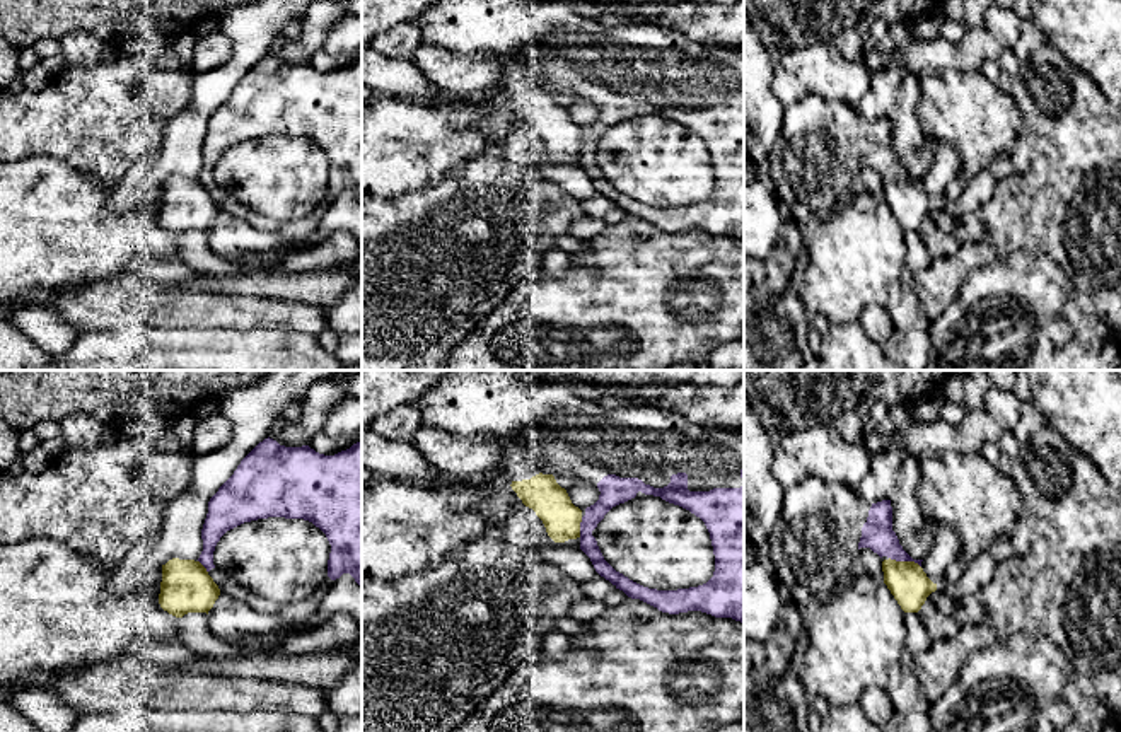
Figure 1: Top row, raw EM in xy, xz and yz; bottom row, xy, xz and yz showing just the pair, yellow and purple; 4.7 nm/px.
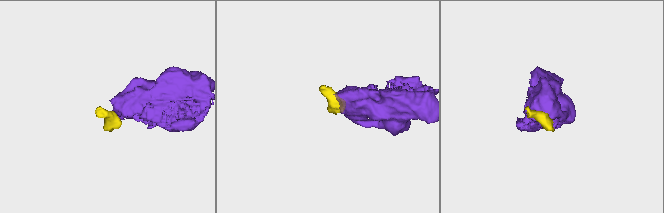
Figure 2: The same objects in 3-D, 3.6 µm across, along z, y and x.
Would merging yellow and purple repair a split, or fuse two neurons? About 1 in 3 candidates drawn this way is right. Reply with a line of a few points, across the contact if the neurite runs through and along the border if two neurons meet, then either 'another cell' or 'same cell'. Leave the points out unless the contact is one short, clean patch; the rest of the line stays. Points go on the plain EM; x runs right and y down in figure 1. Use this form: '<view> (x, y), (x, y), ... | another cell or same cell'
yz (889, 174), (913, 178), (920, 185) | another cell

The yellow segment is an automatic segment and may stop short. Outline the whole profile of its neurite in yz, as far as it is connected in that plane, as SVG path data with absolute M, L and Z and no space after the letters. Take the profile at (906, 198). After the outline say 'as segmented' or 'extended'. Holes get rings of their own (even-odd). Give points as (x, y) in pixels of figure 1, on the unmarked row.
M882 179L884 201L904 230L918 230L926 215L937 208L923 186L915 179Z | as segmented

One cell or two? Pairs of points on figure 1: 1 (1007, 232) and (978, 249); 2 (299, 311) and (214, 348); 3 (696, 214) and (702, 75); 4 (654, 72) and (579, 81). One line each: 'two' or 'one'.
1: two
2: two
3: one
4: one

